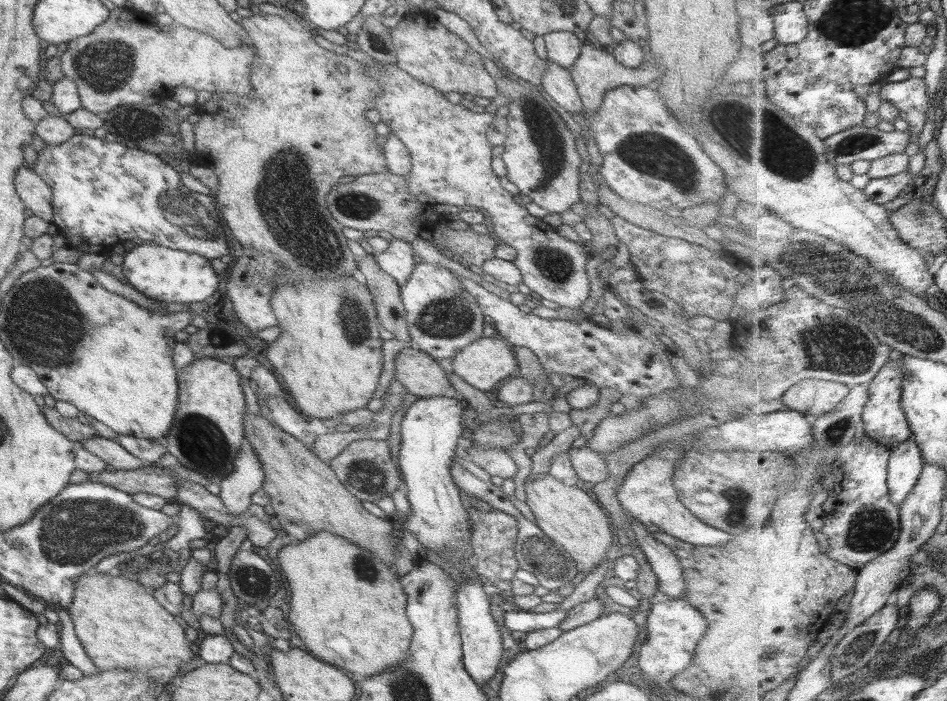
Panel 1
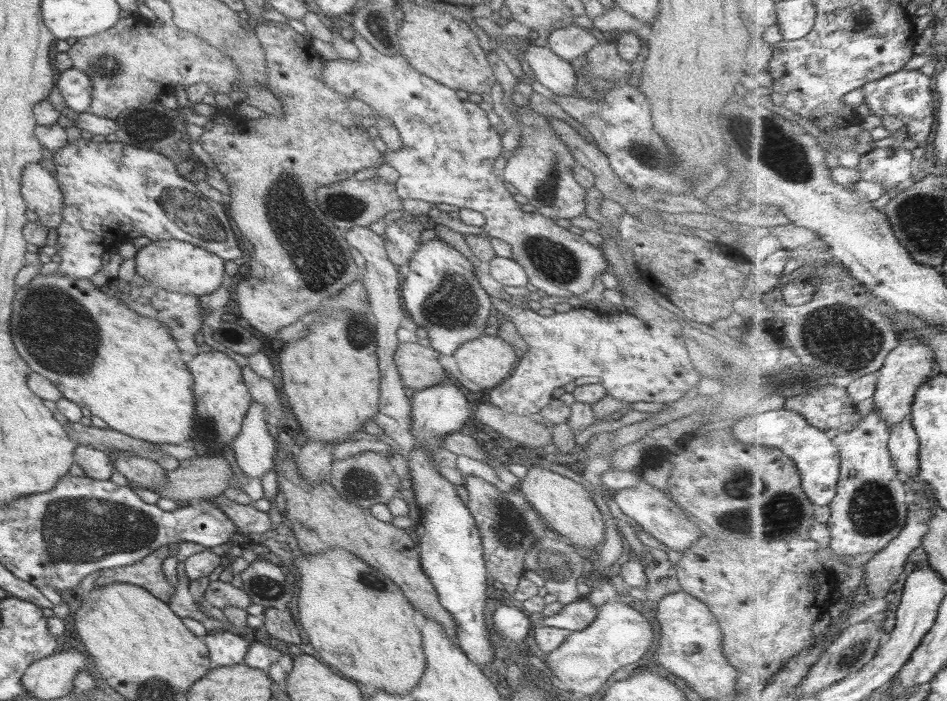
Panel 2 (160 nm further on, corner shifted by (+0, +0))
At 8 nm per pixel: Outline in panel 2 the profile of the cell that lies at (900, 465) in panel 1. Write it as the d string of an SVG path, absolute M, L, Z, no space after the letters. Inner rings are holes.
M911 418L891 426L889 450L893 464L897 466L897 476L904 483L918 479L920 474L920 438Z

